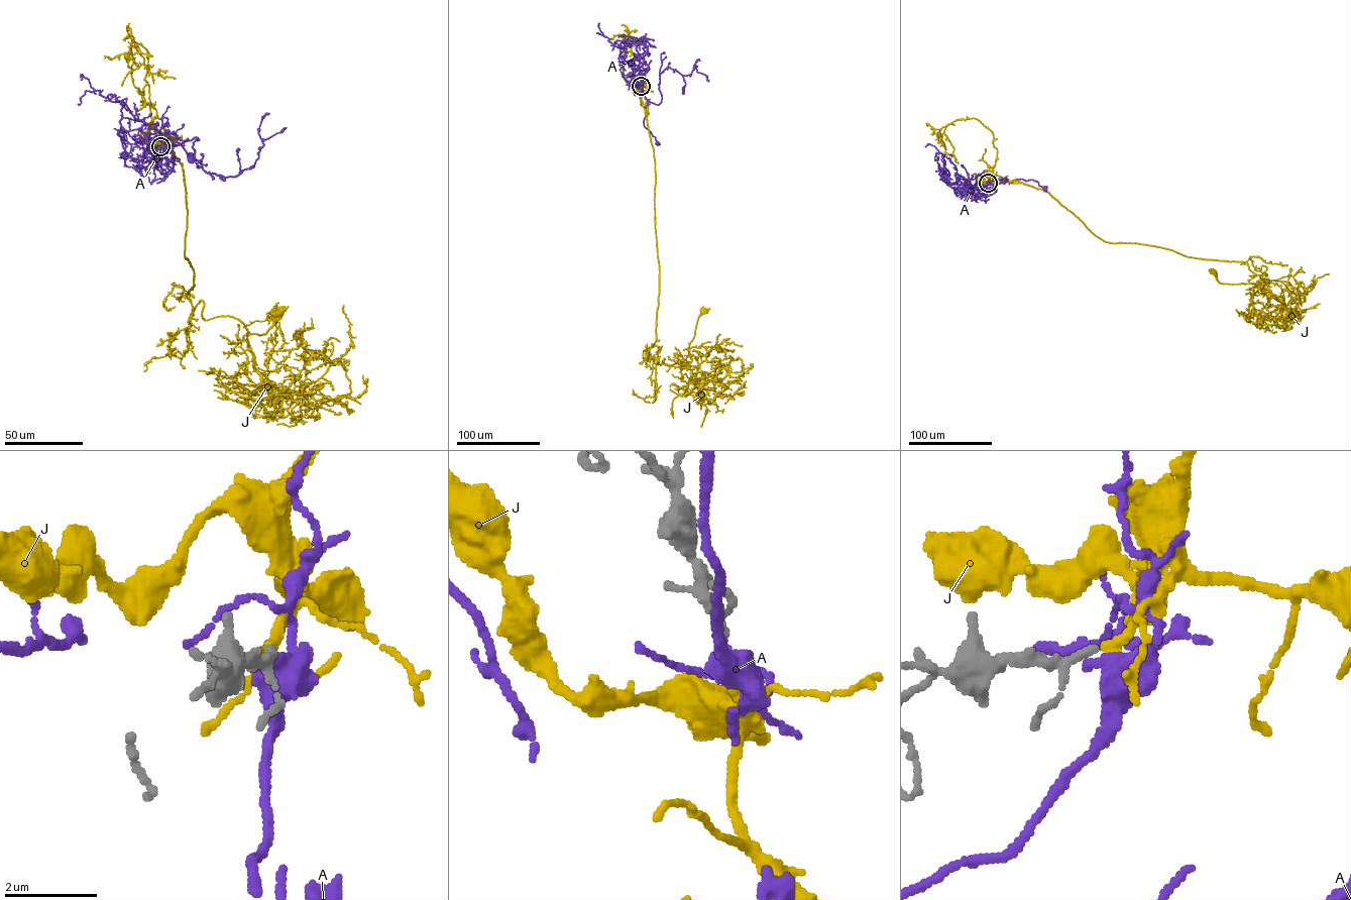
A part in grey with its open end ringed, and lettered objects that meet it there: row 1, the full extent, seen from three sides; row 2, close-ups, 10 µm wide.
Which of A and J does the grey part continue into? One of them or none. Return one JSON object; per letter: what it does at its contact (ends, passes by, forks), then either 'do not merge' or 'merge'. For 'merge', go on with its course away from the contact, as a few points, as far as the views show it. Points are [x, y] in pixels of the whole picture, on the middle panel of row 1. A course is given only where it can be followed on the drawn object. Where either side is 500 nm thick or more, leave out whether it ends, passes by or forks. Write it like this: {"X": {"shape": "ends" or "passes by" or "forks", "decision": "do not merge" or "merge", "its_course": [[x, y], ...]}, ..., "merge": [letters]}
{"A": {"shape": "ends", "decision": "do not merge"}, "J": {"shape": "ends", "decision": "merge", "its_course": [[641, 86], [655, 162], [658, 363], [664, 358], [668, 365], [684, 359], [688, 366], [689, 344], [702, 311]]}, "merge": ["J"]}

